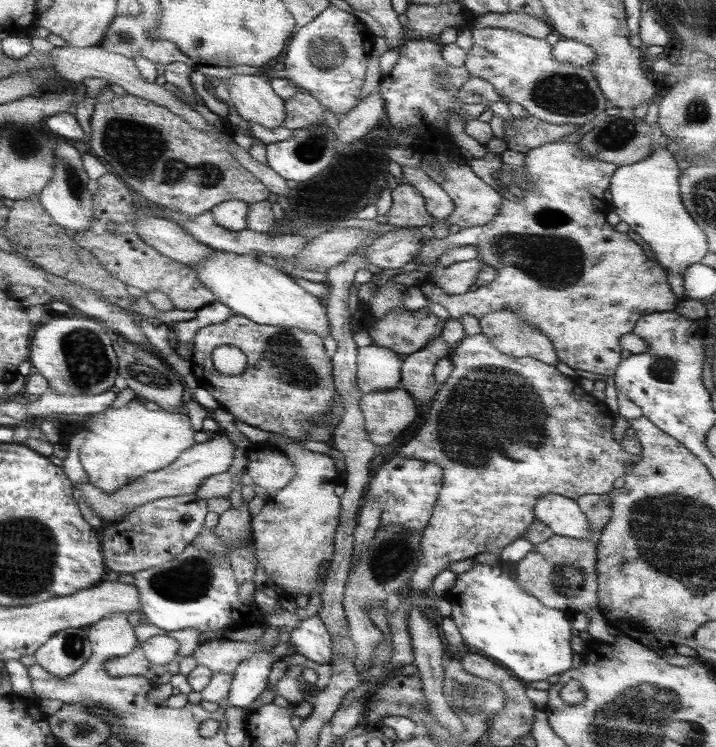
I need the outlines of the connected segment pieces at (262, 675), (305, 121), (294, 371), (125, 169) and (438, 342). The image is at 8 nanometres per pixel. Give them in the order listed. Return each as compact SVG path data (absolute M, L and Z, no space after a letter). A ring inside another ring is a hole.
M266 649L255 652L255 656L243 660L235 668L227 702L236 708L249 709L244 715L245 722L253 702L264 689L269 688L268 675L275 660L276 658L270 655L270 650Z
M298 90L295 96L285 100L286 118L284 128L302 130L324 123L324 109L312 95Z
M233 314L226 322L200 328L192 340L191 374L198 381L198 387L208 390L234 419L295 440L331 443L331 430L314 425L318 416L328 416L336 394L331 358L317 334L299 328L256 324ZM224 345L242 350L247 357L243 375L225 376L216 372L212 352Z
M130 94L117 95L110 102L96 103L89 122L92 129L88 141L91 153L104 158L111 166L109 171L114 172L122 182L128 186L135 184L136 192L144 200L153 202L154 207L158 204L185 218L194 218L227 200L241 200L251 205L268 199L270 192L264 183L234 159L227 142L219 138L218 134L224 132L223 126L213 123L209 124L209 130L196 130L165 106Z
M439 334L424 349L405 356L401 367L401 382L418 405L428 404L435 398L440 386L436 383L434 368L442 358L446 358L449 348Z

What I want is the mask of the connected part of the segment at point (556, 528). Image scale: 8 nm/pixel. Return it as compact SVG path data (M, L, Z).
M548 494L533 508L535 518L544 522L554 536L582 538L589 534L589 522L579 504L570 498Z

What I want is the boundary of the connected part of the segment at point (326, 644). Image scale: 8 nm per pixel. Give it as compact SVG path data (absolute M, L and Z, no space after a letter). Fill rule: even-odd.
M316 614L305 618L292 630L289 643L295 654L306 656L316 664L327 664L333 656L331 638L323 620Z

